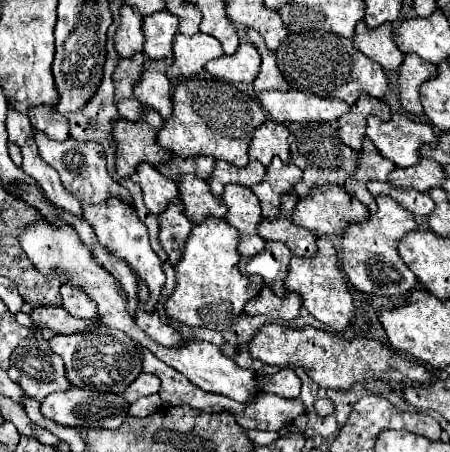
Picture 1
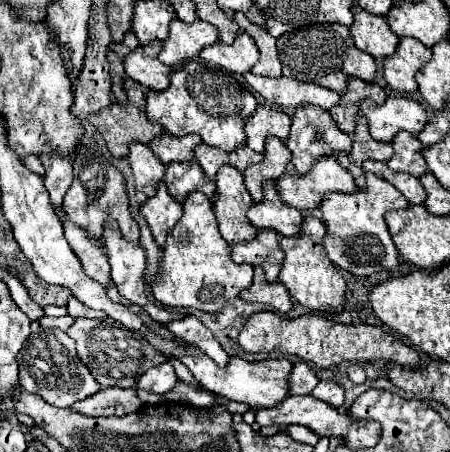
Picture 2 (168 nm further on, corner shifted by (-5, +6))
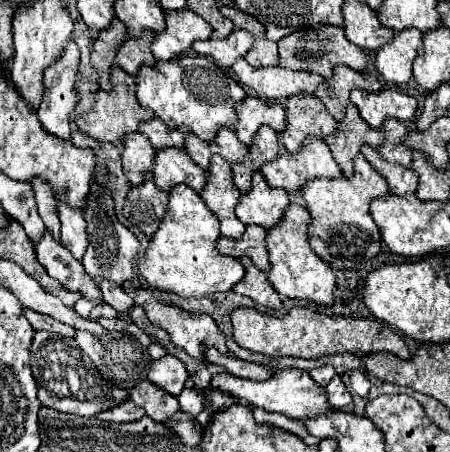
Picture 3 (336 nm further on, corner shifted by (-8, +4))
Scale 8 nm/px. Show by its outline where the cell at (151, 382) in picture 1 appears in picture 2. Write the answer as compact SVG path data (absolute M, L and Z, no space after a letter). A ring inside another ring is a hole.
M163 362L155 368L149 368L141 380L137 382L137 388L153 392L153 394L167 394L173 390L173 386L177 384L177 374L173 370L173 366L169 362Z

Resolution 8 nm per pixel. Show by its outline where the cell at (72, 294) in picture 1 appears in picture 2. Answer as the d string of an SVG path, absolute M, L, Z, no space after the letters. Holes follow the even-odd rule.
M75 298L69 300L67 310L69 310L69 314L71 314L73 318L105 318L105 316L107 316L107 314L101 312L101 310L91 310L91 308L87 308L85 304L81 304L81 302L75 300Z

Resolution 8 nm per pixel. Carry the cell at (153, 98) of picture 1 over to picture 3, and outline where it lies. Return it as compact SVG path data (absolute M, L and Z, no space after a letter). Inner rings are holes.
M146 30L142 38L128 38L116 54L116 64L120 68L124 68L128 74L138 76L142 66L156 64L152 50L150 50L152 42L154 42L154 32L150 32L150 30Z

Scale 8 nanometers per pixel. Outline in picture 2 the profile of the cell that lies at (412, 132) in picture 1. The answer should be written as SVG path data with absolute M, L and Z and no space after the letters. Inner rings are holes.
M389 96L383 104L375 104L373 100L365 98L365 100L361 100L361 114L367 118L369 134L381 142L391 142L399 130L415 132L415 136L417 136L421 132L421 128L427 124L427 114L425 114L423 106L407 96Z

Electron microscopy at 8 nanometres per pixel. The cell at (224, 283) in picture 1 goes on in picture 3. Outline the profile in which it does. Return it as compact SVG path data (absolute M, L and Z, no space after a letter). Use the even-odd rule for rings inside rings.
M184 184L174 186L170 190L170 210L158 232L152 236L146 258L138 262L140 274L152 288L182 298L210 298L214 294L228 292L244 278L244 266L240 260L218 252L218 238L220 226L202 196Z

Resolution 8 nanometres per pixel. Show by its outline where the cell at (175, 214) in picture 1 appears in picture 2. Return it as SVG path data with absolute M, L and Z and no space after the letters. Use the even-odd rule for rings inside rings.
M157 184L157 194L147 198L141 206L139 212L143 214L143 218L147 220L147 226L155 238L155 242L159 246L165 244L165 236L171 232L173 224L181 218L181 202L173 200L167 194L165 184Z

